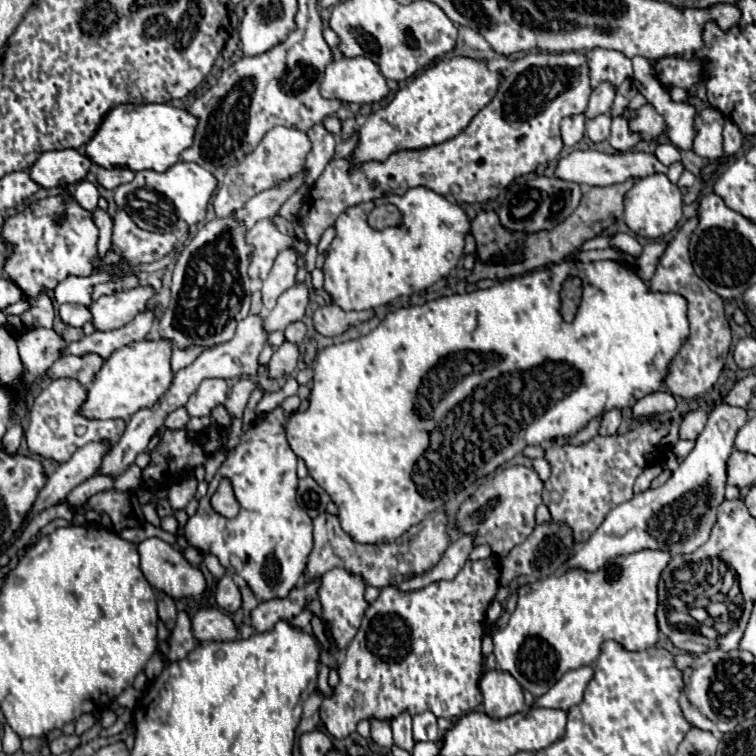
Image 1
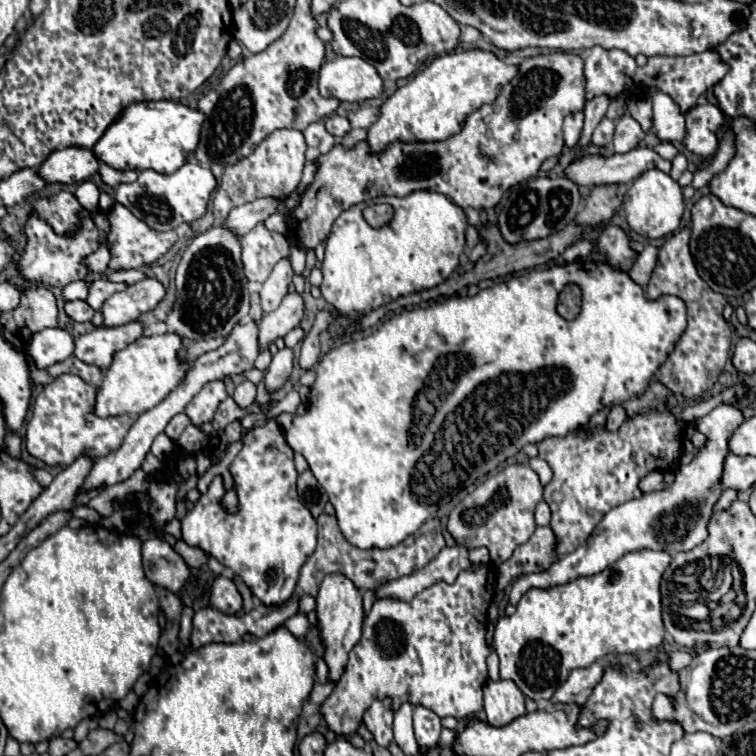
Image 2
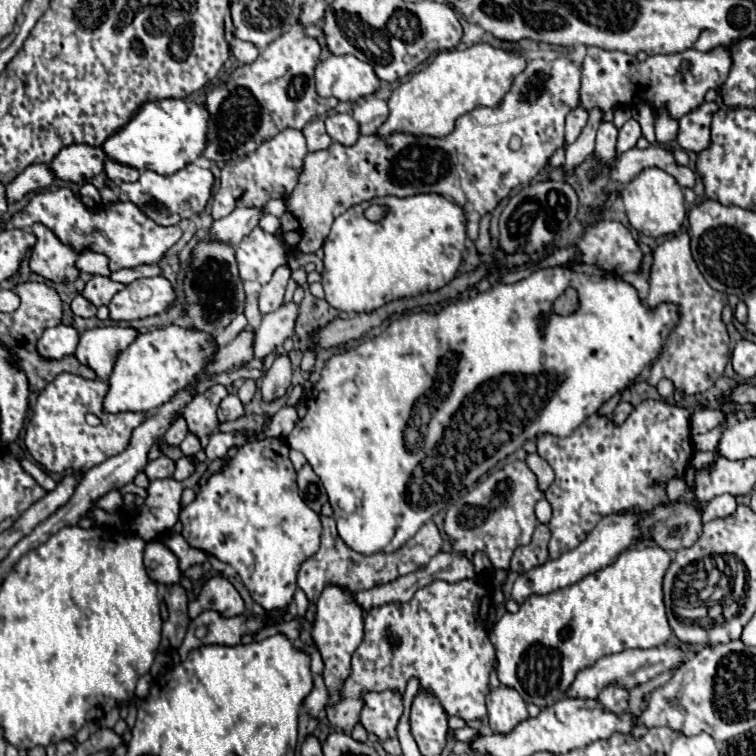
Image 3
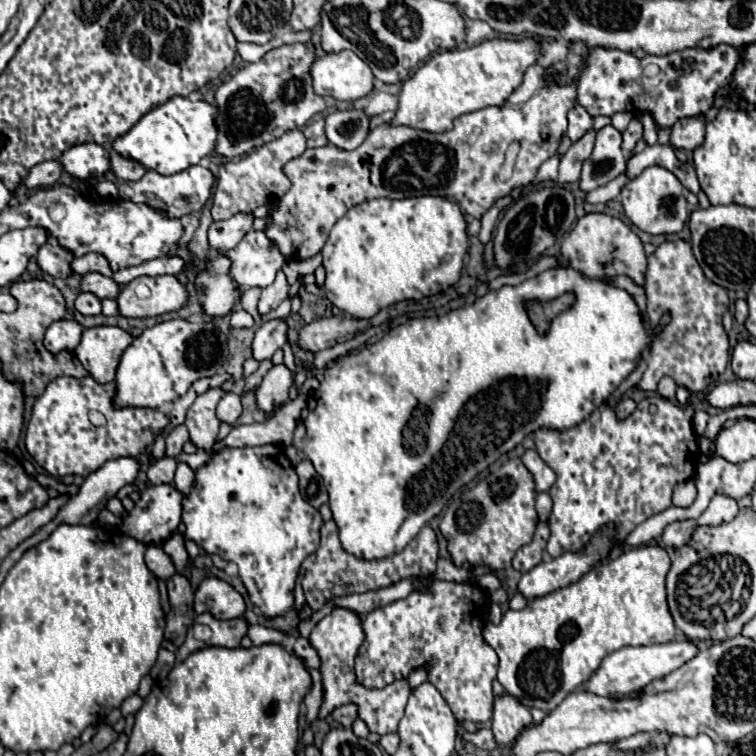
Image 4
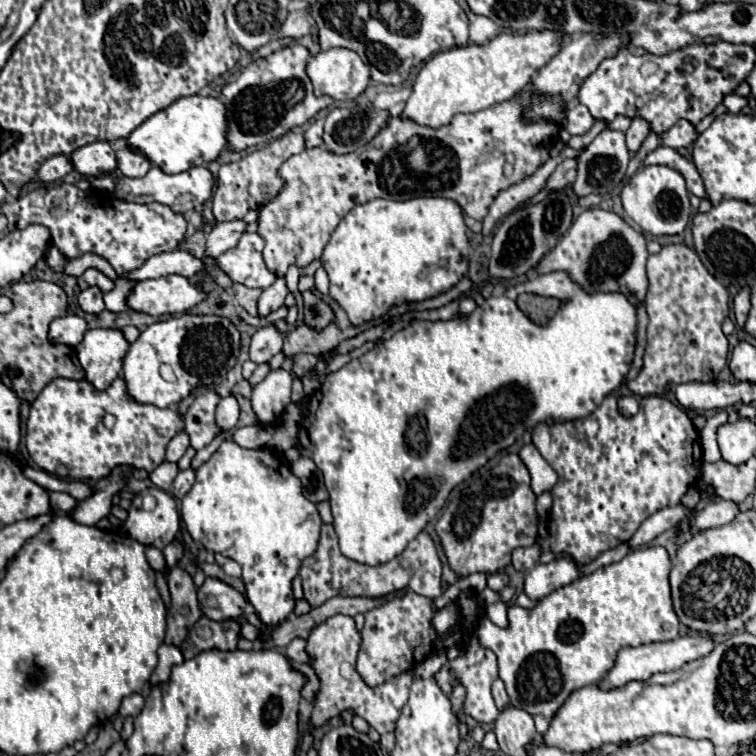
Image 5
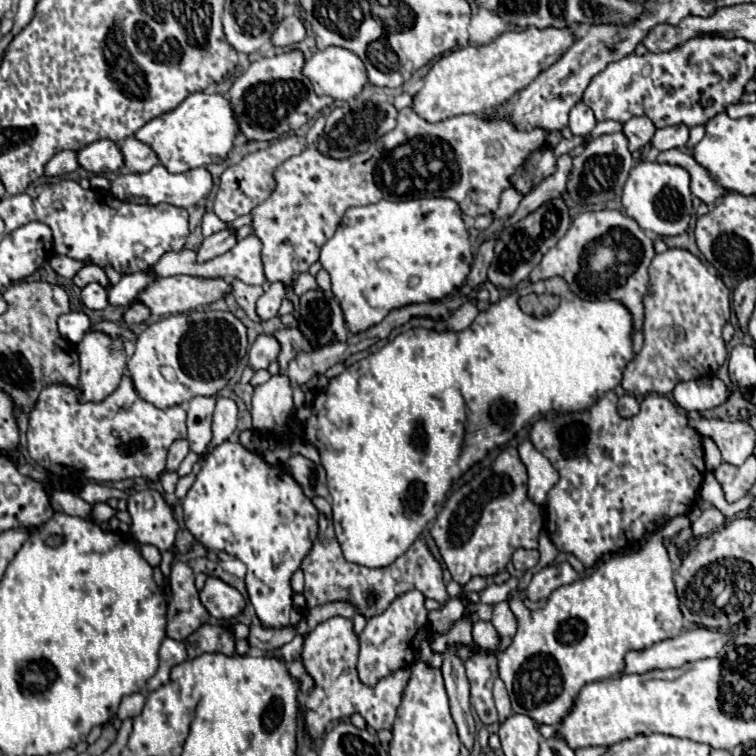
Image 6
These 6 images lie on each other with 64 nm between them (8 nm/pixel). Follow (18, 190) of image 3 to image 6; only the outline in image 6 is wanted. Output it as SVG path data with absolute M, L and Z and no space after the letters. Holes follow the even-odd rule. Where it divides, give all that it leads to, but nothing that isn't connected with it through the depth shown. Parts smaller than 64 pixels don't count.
M64 150L64 152L58 152L48 164L46 164L46 174L48 176L64 176L64 174L70 174L74 170L78 170L80 164L76 160L76 152L72 150Z

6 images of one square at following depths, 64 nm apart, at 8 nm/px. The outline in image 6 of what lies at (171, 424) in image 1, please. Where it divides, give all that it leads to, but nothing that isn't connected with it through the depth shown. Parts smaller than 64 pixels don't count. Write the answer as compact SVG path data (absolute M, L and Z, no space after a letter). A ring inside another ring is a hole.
M176 440L168 452L168 464L166 464L166 470L168 472L176 472L180 462L188 456L190 448L188 448L188 440Z

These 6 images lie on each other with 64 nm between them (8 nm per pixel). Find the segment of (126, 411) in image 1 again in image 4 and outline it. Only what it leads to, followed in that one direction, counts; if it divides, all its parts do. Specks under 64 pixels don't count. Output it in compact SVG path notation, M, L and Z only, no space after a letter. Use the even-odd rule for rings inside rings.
M166 320L146 328L122 354L116 384L118 392L114 398L116 406L138 406L138 408L160 408L166 402L174 402L184 396L186 390L198 378L210 378L230 360L230 352L224 352L230 334L216 328L212 322L188 322L188 320Z

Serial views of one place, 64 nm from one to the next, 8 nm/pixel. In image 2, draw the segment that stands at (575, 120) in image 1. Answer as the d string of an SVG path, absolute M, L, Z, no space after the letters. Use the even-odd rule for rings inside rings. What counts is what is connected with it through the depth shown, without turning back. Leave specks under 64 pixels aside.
M574 112L564 118L564 142L566 146L574 146L580 138L580 130L584 124L584 112Z

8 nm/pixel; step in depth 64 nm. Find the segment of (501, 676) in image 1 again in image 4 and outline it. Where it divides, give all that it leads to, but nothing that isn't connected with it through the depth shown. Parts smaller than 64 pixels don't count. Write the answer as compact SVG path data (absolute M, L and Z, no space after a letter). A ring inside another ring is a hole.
M504 694L502 698L494 698L492 732L500 748L508 748L520 736L520 728L528 728L528 724L534 724L532 714L514 696Z

